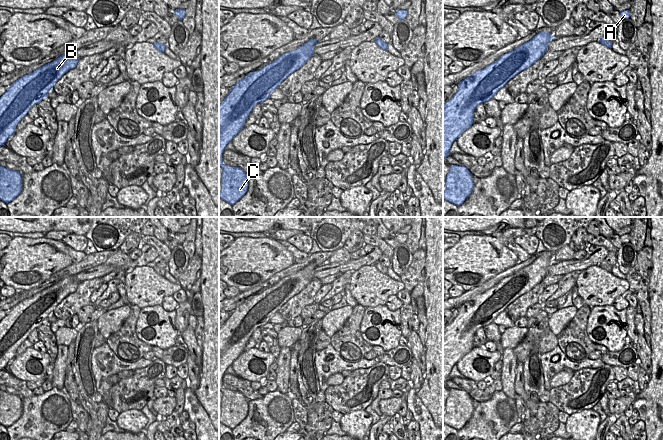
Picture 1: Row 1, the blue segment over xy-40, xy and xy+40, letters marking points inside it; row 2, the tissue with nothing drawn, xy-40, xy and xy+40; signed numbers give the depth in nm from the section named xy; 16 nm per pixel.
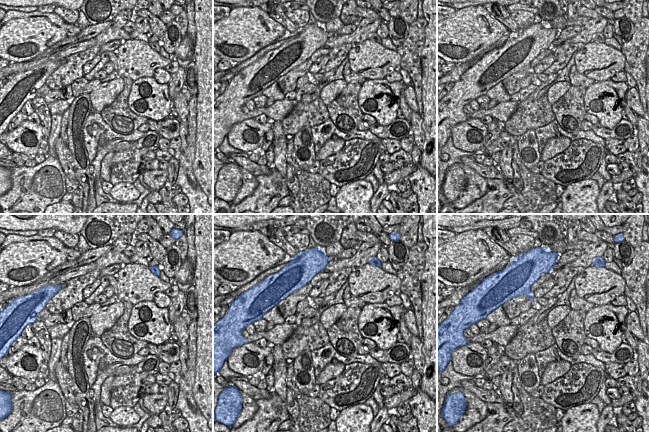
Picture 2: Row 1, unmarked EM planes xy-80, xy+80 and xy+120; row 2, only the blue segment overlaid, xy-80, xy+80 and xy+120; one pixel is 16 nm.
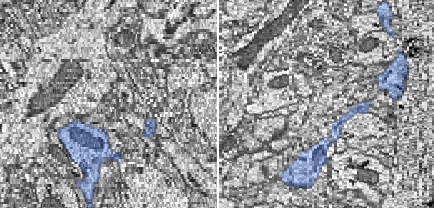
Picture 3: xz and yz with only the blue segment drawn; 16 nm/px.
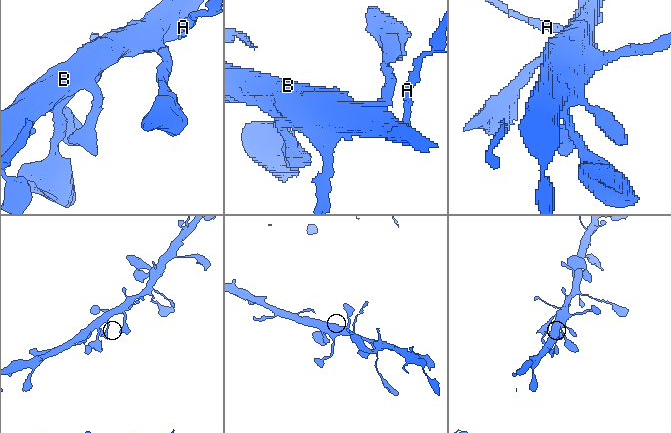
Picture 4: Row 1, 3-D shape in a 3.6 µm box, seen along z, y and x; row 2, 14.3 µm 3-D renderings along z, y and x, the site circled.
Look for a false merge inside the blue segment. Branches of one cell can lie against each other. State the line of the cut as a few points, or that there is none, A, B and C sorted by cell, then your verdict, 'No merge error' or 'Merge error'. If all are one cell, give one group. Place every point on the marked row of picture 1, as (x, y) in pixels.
No split. Groups: A B C. No merge error.

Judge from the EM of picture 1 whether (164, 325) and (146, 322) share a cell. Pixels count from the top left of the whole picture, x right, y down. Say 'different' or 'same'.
same

